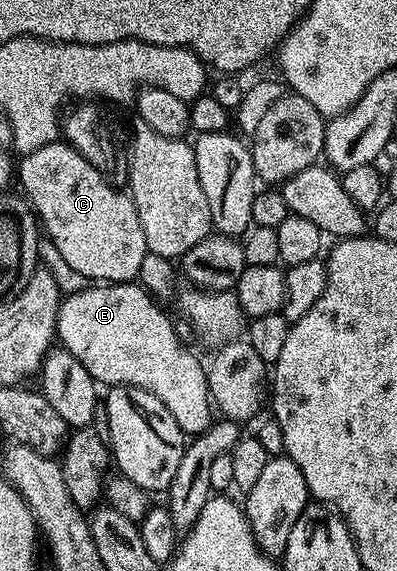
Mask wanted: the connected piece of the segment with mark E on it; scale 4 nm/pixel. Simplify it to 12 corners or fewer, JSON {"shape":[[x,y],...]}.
{"shape":[[145,288],[58,306],[57,339],[102,386],[146,388],[193,438],[207,369]]}

